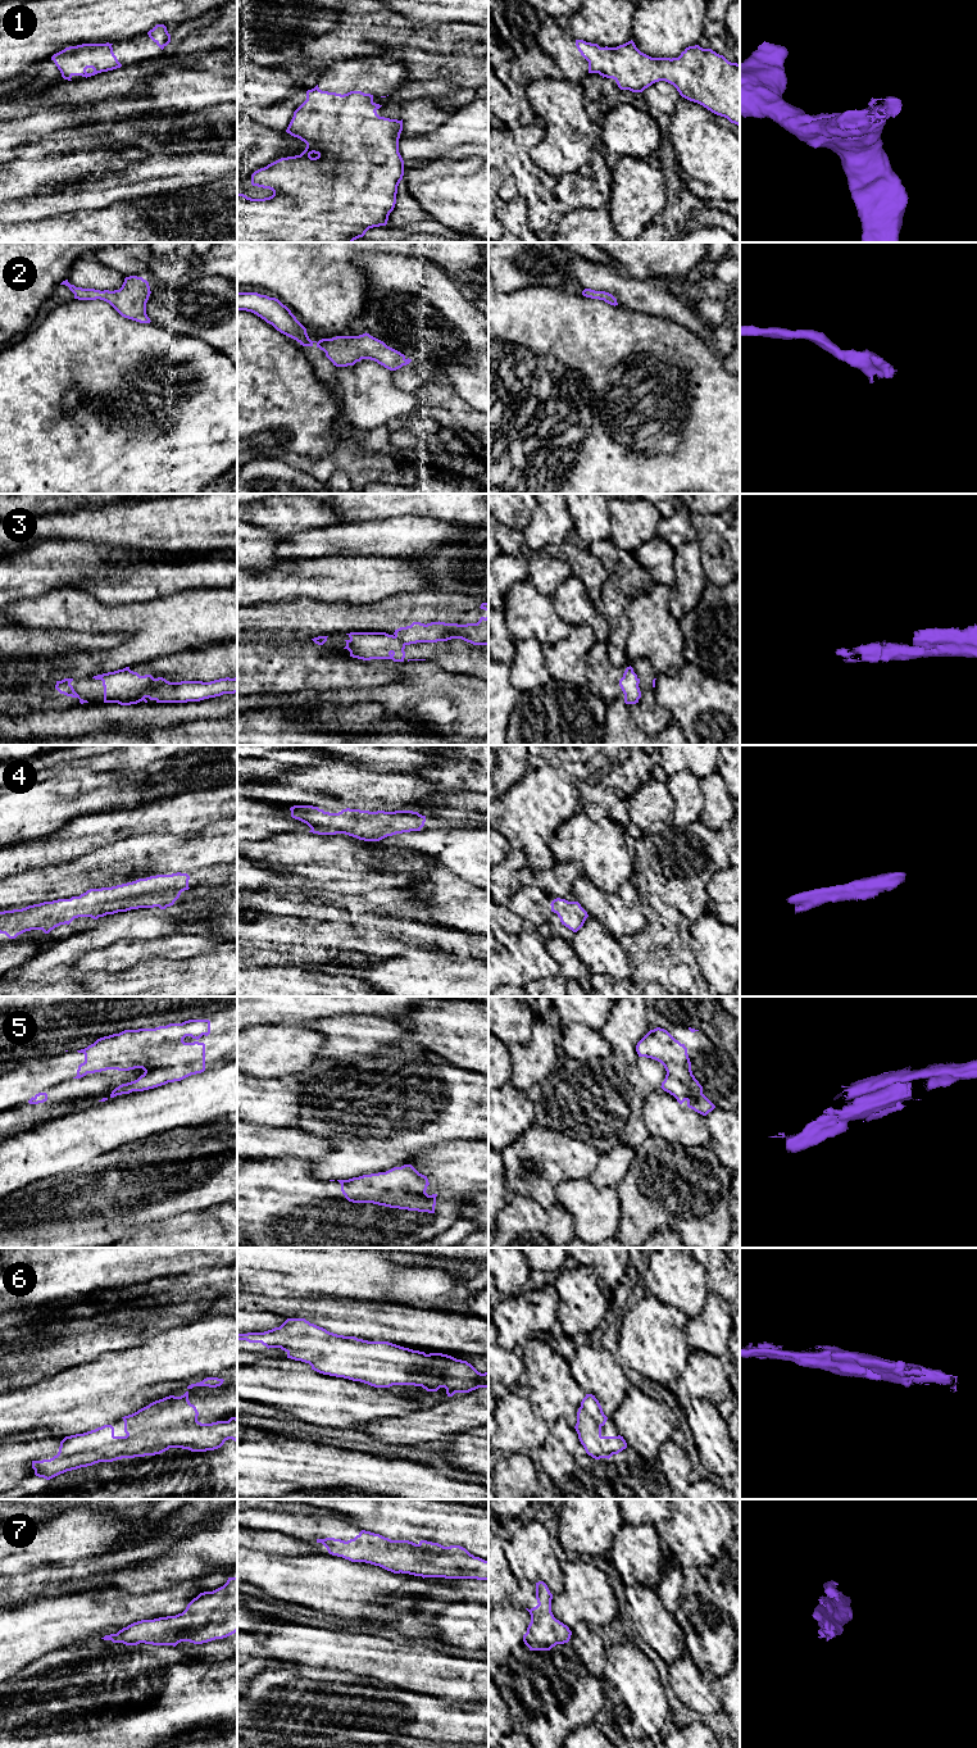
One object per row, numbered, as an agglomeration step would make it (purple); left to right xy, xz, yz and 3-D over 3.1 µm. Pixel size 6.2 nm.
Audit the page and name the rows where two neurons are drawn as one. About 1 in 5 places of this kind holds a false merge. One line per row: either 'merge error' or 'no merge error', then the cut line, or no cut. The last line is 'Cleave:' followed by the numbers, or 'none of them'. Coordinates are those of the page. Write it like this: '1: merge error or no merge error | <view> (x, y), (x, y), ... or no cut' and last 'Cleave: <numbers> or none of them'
1: no merge error | no cut
2: no merge error | no cut
3: merge error | xy (160, 677), (144, 697)
4: no merge error | no cut
5: no merge error | no cut
6: no merge error | no cut
7: no merge error | no cut
Cleave: 3

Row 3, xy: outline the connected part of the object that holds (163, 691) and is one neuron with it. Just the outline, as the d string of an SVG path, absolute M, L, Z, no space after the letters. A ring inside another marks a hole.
M163 677L149 689L145 698L156 703L187 703L200 702L209 698L221 696L223 694L237 693L237 677L219 678L210 682L203 681L181 681L169 682Z

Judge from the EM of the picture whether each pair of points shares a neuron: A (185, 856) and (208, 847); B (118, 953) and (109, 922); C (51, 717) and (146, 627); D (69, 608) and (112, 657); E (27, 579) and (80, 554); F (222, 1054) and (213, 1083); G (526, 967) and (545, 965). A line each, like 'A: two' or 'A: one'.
A: one
B: two
C: two
D: one
E: one
F: two
G: one

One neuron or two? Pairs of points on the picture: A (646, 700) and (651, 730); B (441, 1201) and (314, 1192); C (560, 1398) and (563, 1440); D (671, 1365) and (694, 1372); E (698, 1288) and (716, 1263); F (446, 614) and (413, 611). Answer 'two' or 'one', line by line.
A: one
B: one
C: two
D: two
E: two
F: one

